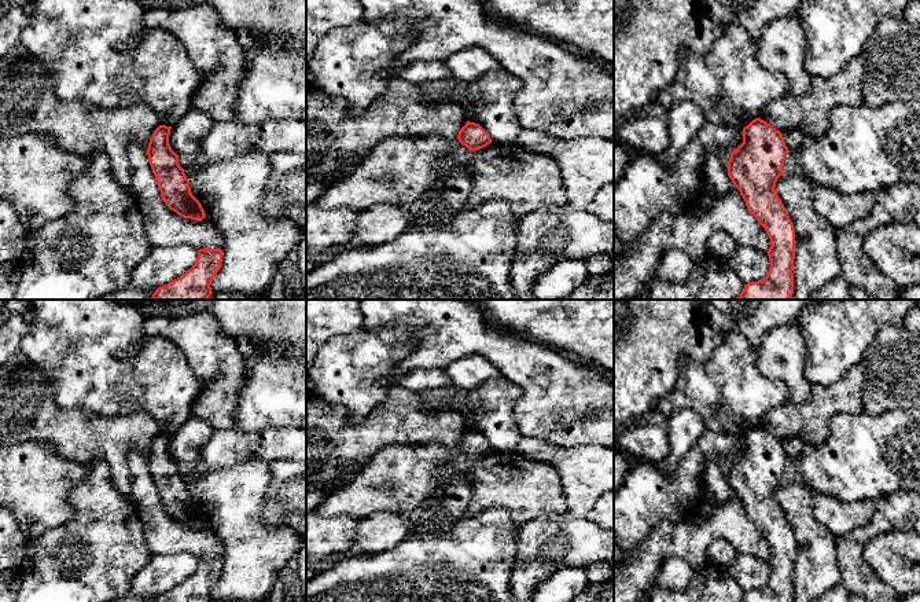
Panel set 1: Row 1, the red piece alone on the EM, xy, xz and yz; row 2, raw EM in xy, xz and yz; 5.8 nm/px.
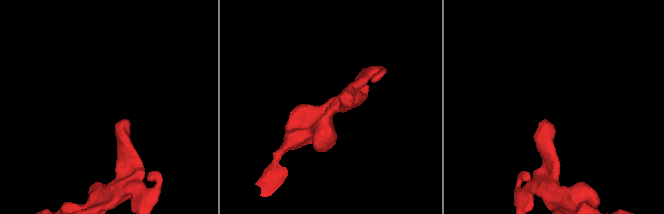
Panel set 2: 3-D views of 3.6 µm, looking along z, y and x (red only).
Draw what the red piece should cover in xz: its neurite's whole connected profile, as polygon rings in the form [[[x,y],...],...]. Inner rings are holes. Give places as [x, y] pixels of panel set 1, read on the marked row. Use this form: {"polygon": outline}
{"polygon": [[[470,121],[460,129],[457,139],[470,151],[476,151],[492,143],[490,135],[479,124]]]}

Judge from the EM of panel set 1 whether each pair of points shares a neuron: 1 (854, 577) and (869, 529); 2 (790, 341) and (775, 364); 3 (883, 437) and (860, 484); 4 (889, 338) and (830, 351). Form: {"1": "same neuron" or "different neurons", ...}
{"1": "same neuron", "2": "same neuron", "3": "same neuron", "4": "different neurons"}

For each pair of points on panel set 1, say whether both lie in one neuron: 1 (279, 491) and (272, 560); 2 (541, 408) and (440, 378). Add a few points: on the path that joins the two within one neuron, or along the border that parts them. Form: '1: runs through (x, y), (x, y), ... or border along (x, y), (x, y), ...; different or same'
1: border along (264, 496), (265, 520), (273, 527), (291, 528); different
2: border along (444, 367), (412, 370); different

